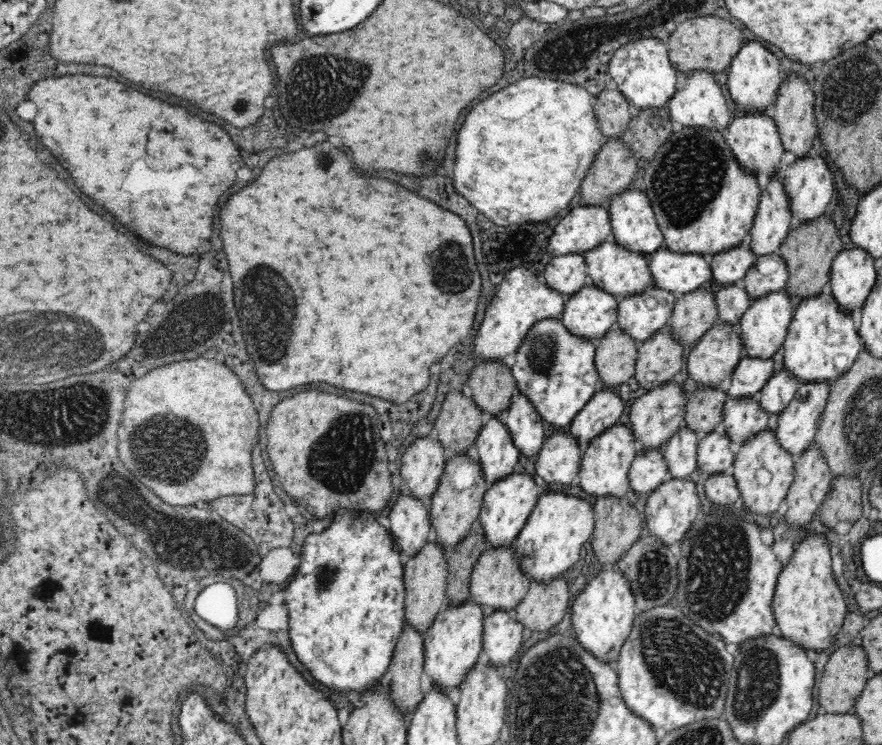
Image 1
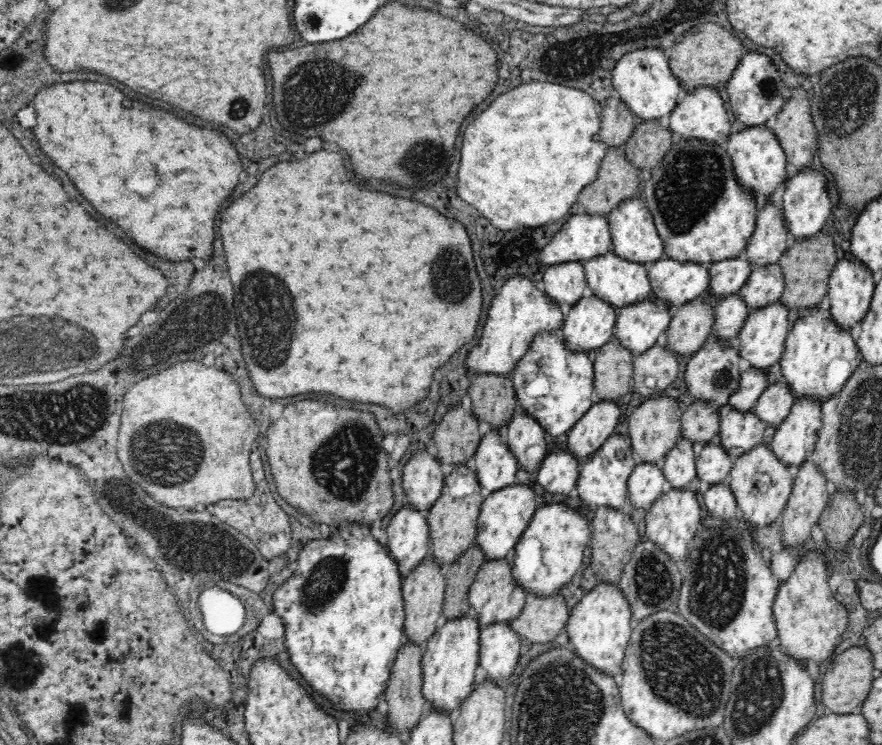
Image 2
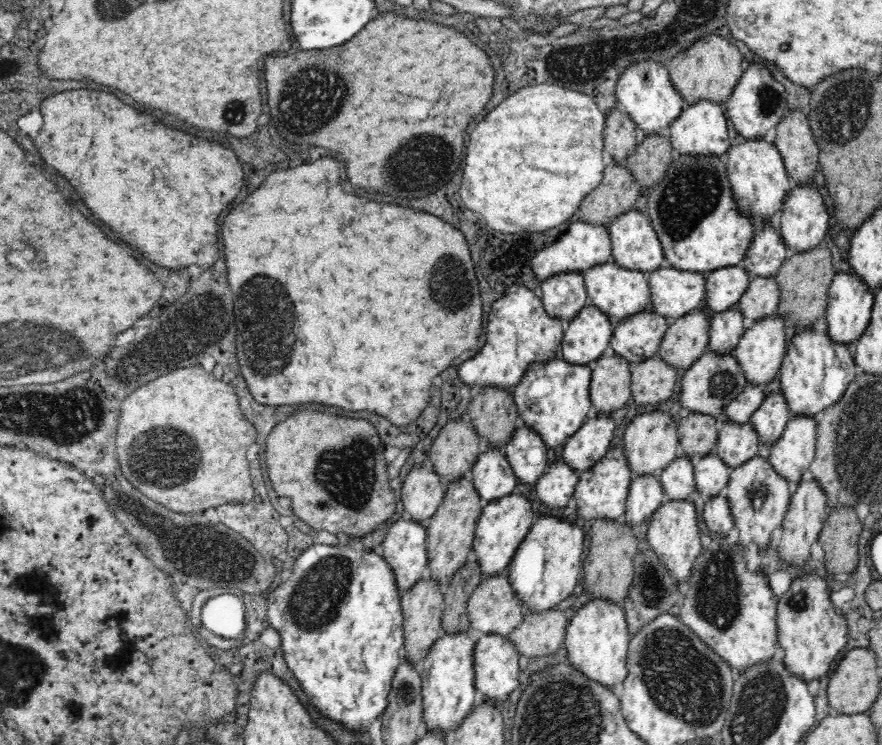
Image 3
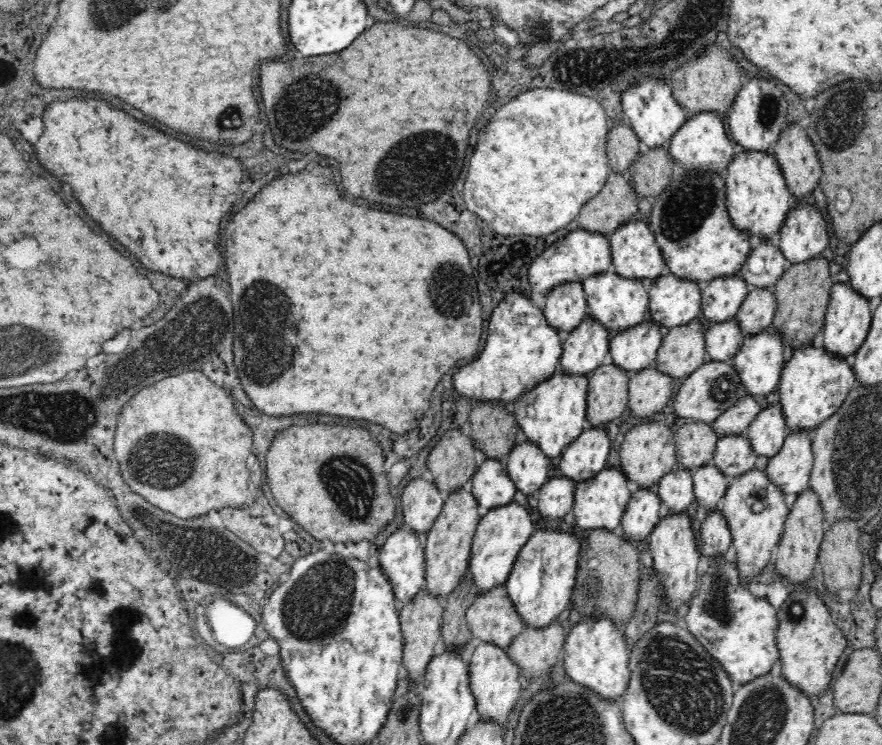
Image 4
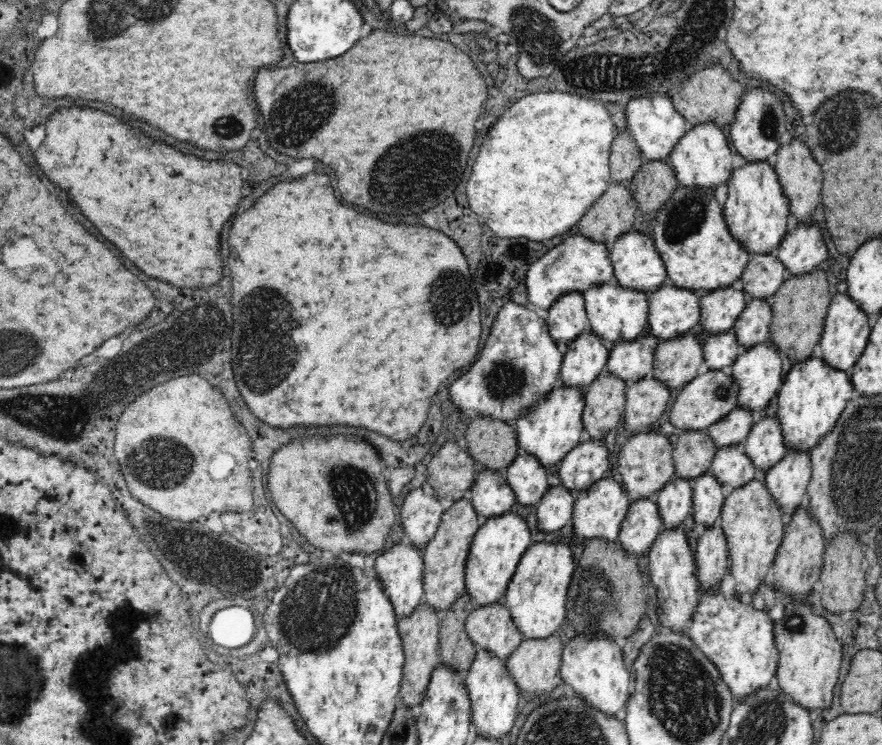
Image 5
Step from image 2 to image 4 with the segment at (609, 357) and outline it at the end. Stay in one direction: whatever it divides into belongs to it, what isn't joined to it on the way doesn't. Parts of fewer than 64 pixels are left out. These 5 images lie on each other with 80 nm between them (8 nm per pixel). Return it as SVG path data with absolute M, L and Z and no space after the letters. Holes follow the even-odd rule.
M609 361L590 376L586 408L588 428L604 430L615 418L626 415L628 386L629 374Z

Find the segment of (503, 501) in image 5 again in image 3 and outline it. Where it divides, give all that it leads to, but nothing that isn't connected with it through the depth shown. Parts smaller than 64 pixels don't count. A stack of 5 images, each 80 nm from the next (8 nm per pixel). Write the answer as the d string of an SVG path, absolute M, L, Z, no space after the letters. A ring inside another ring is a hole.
M490 447L479 456L471 473L482 508L496 499L511 495L516 488L516 475L502 449Z

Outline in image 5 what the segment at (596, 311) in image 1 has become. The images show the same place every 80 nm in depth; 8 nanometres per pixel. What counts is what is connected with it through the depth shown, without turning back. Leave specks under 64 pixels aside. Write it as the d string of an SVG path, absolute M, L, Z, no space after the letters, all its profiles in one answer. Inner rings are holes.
M582 332L564 352L560 384L580 389L585 395L587 388L594 384L606 369L608 357L608 346L602 343L600 338L592 332Z

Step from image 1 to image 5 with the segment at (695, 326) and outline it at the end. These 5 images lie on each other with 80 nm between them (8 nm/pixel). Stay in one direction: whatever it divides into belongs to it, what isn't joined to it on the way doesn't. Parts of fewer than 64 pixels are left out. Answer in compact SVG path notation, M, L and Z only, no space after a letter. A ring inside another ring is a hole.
M694 331L660 342L656 347L651 377L658 380L669 392L676 390L678 394L692 380L707 372L702 344Z

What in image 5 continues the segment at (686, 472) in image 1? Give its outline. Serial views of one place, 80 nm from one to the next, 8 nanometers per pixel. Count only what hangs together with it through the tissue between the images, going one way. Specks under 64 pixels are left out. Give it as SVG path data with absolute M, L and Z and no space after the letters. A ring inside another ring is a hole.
M679 478L656 494L655 501L663 530L678 528L690 515L693 509L692 485L693 482Z

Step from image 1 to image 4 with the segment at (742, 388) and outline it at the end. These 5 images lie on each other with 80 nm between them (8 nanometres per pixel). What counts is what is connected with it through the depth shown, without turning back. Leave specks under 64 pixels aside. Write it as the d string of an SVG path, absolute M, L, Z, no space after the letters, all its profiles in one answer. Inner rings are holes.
M745 396L711 422L710 427L715 430L719 440L730 436L742 436L746 434L750 423L759 412L760 406L756 404L755 398Z

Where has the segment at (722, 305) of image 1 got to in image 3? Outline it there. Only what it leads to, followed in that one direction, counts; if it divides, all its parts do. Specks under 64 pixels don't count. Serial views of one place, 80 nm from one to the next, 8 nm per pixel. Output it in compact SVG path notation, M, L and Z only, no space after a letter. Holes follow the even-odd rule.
M730 309L712 317L708 332L708 348L718 355L730 355L746 329L740 310Z

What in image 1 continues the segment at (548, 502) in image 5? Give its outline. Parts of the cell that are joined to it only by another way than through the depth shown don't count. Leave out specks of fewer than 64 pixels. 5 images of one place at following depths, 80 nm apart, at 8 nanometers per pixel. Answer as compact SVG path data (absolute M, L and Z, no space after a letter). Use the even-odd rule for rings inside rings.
M569 430L557 431L544 441L534 460L535 471L548 485L569 486L579 474L583 450L572 439Z

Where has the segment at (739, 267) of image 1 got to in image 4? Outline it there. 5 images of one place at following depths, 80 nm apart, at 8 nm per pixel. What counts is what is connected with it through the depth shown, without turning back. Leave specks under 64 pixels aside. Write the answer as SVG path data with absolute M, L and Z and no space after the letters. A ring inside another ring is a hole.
M740 275L711 280L701 292L704 318L710 325L734 319L751 289Z

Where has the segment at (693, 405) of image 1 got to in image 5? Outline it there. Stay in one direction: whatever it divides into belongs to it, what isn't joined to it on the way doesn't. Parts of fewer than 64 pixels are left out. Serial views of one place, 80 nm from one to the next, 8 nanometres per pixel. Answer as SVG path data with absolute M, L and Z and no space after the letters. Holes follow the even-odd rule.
M684 432L673 446L675 474L692 482L710 472L716 447L706 432Z

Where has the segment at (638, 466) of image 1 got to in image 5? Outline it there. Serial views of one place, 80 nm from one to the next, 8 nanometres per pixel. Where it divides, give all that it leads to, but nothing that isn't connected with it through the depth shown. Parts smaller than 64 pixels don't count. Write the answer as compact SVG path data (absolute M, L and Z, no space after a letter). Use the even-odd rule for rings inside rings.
M652 498L642 499L641 501L632 502L629 507L627 517L621 524L618 541L628 555L636 555L636 557L639 557L644 552L649 552L654 544L655 538L662 531L662 519L660 519L656 501Z

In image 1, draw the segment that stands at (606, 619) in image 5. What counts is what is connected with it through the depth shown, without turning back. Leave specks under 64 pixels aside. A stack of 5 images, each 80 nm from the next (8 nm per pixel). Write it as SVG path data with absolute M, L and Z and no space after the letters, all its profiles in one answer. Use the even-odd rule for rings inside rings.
M602 497L594 502L594 532L591 536L591 546L596 562L604 568L615 568L617 562L628 552L628 549L644 534L642 520L636 508L628 499L618 497Z

